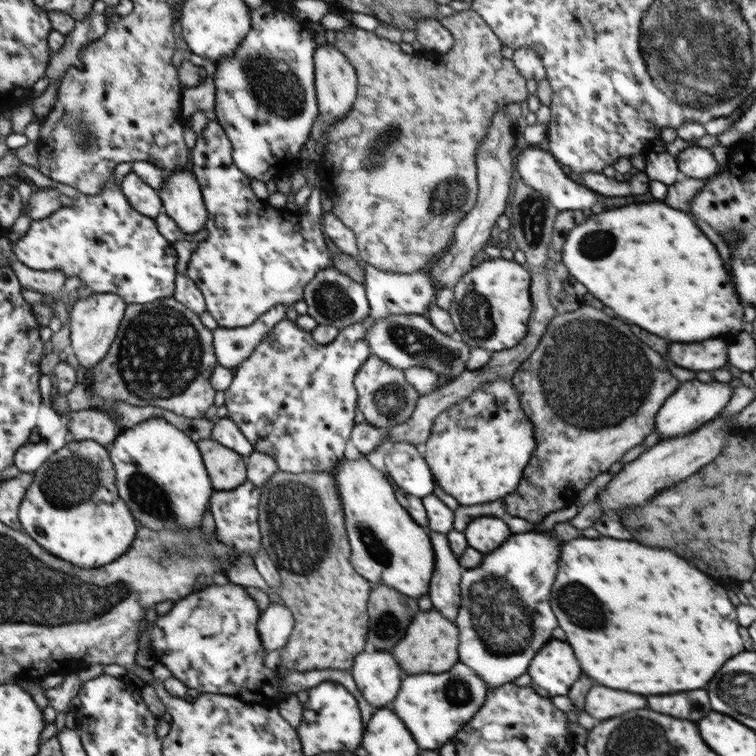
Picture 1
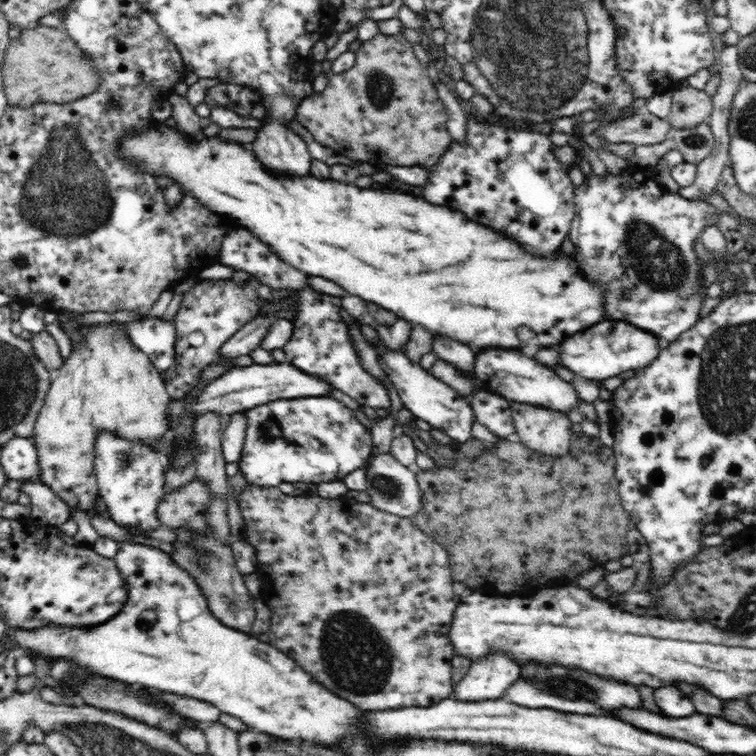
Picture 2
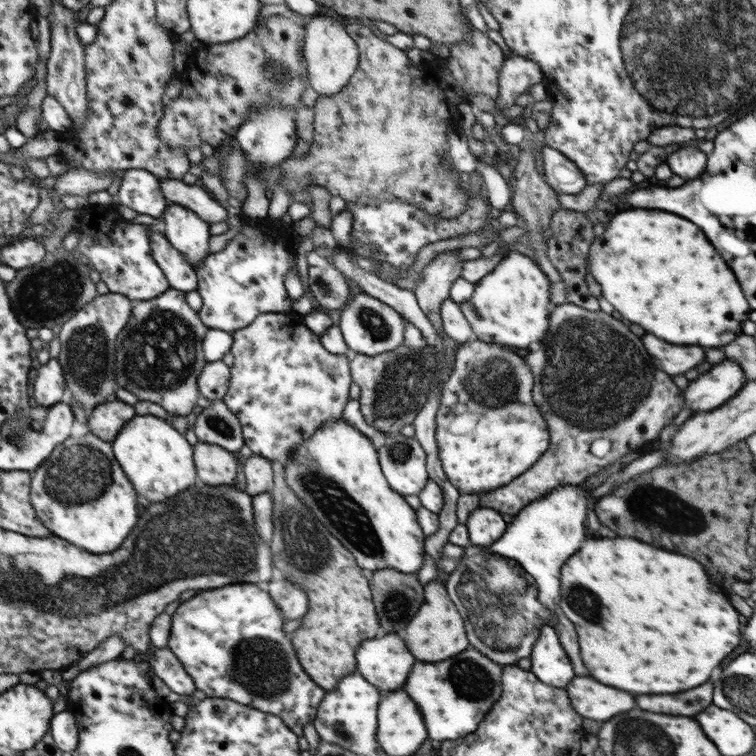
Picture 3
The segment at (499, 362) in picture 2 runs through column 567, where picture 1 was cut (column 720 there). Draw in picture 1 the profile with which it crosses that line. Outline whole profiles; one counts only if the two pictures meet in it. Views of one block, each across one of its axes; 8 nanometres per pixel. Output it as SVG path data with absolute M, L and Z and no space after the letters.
M690 380L684 382L682 386L672 393L666 402L660 407L656 413L655 429L659 433L660 440L668 440L684 433L690 433L704 423L715 419L724 410L724 407L732 398L733 389L730 383L719 382L716 380L703 383L698 380Z

